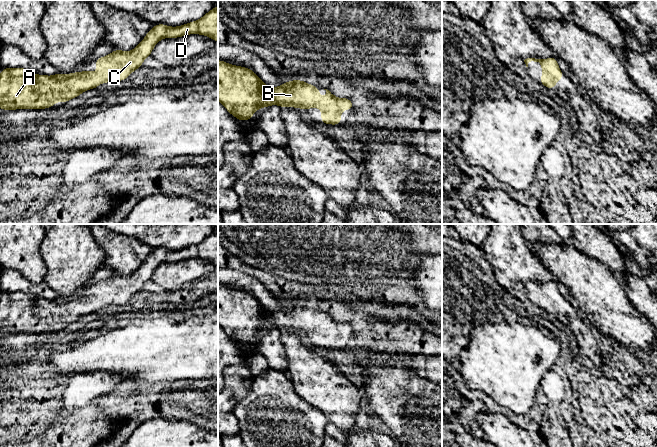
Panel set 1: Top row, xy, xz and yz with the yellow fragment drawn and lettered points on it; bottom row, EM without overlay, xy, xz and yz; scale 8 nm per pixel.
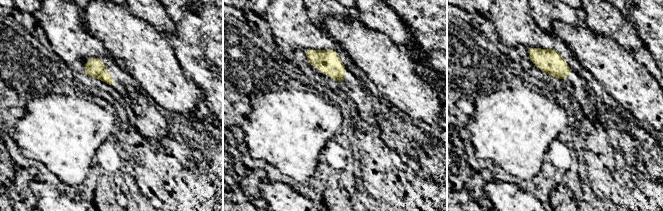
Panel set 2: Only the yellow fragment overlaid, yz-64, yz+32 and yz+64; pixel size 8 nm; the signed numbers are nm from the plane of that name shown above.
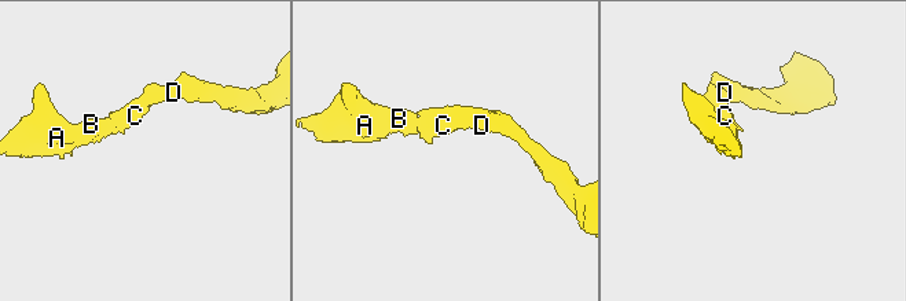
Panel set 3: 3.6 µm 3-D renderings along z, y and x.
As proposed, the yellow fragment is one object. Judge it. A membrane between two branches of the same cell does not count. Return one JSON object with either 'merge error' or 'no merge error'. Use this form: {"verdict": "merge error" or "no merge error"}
{"verdict": "no merge error"}

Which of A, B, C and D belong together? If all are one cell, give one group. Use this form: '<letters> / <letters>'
A B C D

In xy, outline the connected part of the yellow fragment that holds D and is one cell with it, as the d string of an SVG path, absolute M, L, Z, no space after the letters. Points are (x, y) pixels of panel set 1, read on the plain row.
M215 230L199 244L178 251L170 251L165 248L153 249L144 264L130 276L115 273L109 279L94 284L97 289L96 297L85 294L71 298L56 297L54 300L47 300L33 298L21 291L3 291L0 297L0 334L53 332L55 326L67 327L86 314L99 312L100 306L105 308L110 305L123 305L142 290L144 283L151 279L154 270L161 263L178 262L189 258L201 258L212 262L215 267L218 266L218 230Z

